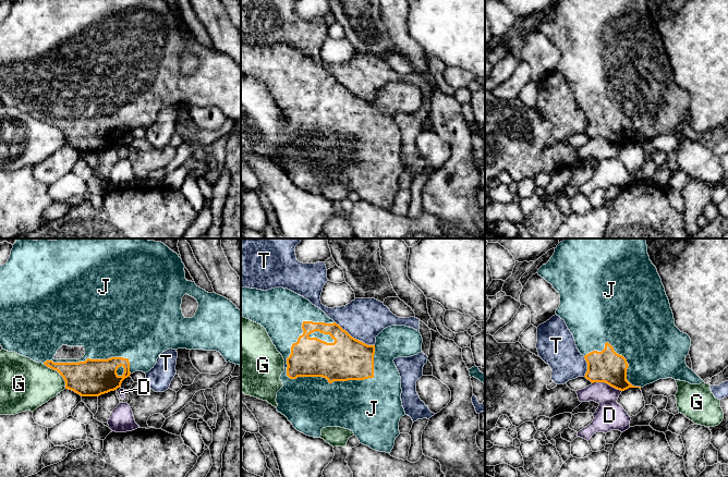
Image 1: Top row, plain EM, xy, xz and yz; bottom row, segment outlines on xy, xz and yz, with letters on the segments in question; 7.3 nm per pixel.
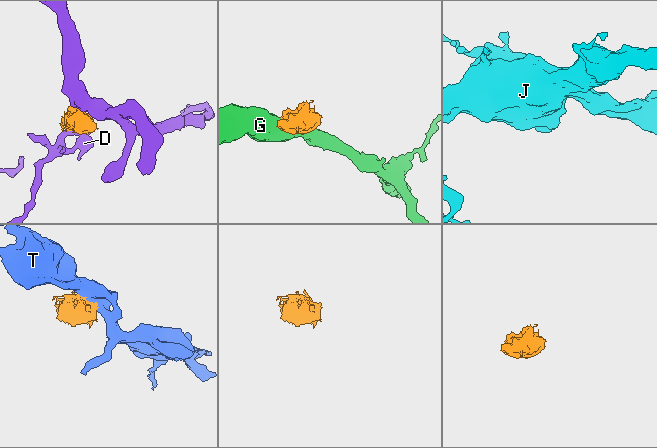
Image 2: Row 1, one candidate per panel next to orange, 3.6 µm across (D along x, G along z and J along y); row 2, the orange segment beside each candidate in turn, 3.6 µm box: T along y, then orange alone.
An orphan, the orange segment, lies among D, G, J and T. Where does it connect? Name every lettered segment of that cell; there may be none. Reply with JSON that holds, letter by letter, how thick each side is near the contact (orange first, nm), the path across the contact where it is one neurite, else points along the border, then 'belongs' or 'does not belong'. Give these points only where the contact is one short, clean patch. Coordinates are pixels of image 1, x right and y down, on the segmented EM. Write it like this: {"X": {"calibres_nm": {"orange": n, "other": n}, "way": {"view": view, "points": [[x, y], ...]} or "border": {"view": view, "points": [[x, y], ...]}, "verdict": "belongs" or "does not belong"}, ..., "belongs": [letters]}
{"D": {"calibres_nm": {"orange": 240, "other": 200}, "border": {"view": "yz", "points": [[592, 382], [606, 382], [621, 391]]}, "verdict": "does not belong"}, "G": {"calibres_nm": {"orange": 280, "other": 360}, "border": {"view": "xy", "points": [[44, 363], [62, 377], [65, 388]]}, "verdict": "does not belong"}, "J": {"calibres_nm": {"orange": 280, "other": 400}, "verdict": "belongs"}, "T": {"calibres_nm": {"orange": 320, "other": 300}, "verdict": "does not belong"}, "belongs": ["J"]}

